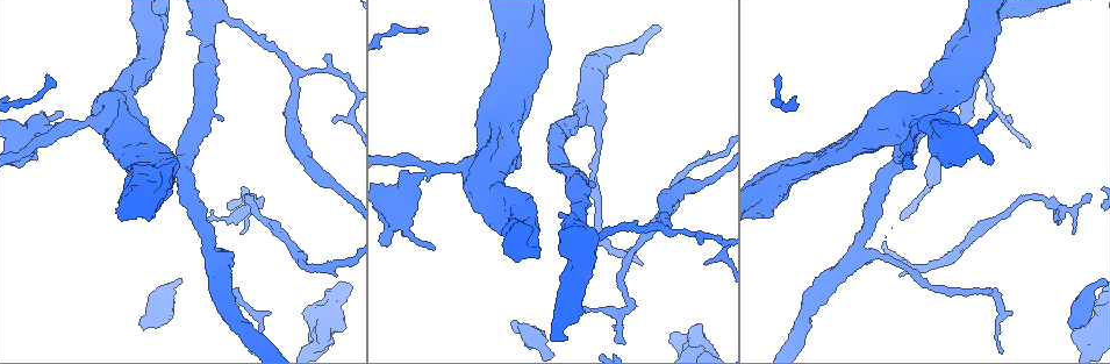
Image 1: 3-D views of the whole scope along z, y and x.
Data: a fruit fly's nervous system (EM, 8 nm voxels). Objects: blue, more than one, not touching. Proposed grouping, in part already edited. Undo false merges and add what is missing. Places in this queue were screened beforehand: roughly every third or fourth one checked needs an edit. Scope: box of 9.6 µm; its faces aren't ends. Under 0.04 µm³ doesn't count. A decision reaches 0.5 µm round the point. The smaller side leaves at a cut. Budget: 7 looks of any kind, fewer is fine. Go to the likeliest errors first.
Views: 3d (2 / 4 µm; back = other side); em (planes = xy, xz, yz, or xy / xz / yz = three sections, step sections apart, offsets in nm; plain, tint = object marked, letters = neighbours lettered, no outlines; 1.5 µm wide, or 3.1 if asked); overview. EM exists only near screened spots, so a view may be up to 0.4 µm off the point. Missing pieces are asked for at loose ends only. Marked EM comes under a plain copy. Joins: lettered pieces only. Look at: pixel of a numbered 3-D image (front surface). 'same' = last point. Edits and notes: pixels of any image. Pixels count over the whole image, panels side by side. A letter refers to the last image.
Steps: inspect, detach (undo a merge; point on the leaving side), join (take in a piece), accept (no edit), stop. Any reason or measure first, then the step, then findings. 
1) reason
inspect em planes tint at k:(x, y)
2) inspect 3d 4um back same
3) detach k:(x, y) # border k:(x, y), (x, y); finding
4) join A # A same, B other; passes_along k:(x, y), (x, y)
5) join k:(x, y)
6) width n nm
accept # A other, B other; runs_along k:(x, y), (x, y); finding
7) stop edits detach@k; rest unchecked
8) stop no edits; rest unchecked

free end
inspect em planes letters at 1:(139, 324)

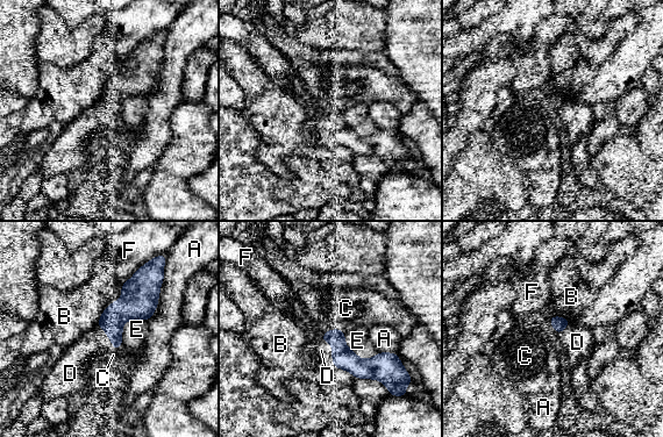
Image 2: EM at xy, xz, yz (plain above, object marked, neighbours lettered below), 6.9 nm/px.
join D # A other, B other, C other, D same, E other, F other; the neuron continues

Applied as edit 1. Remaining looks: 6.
redraw
inspect overview

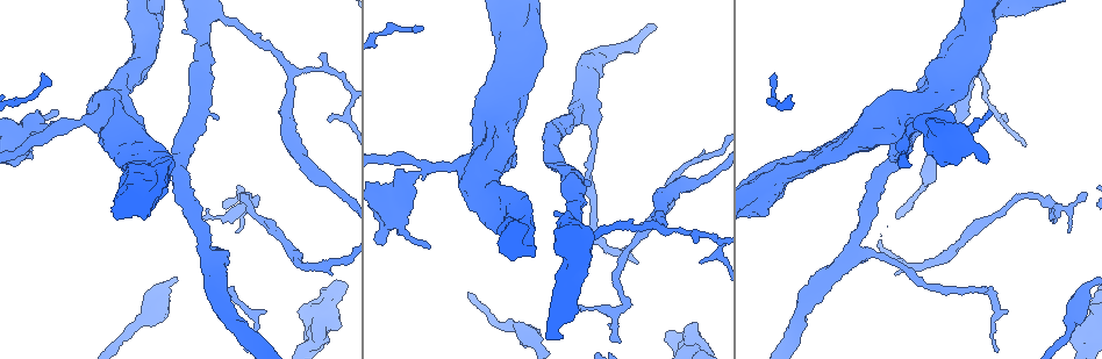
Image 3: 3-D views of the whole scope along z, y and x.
three arms meet
inspect em xz step 8 tint at 3:(428, 169)

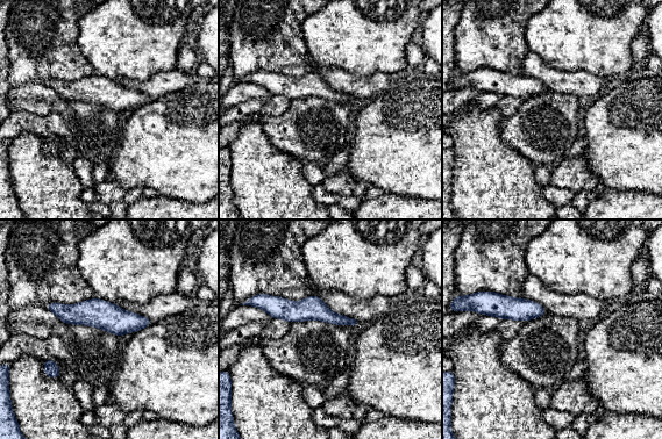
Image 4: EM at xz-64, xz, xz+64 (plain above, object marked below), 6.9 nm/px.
cut it another way
inspect em planes letters same

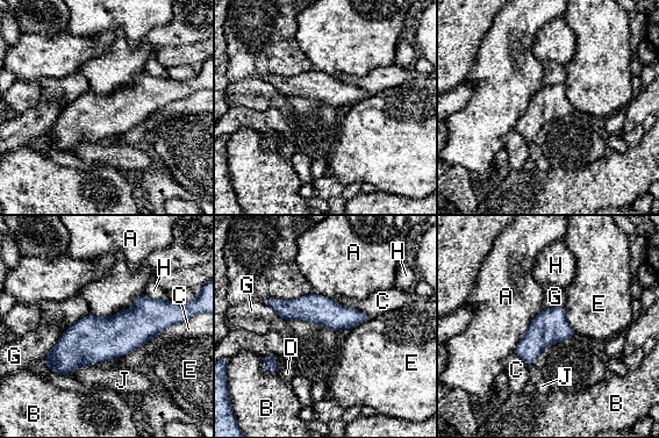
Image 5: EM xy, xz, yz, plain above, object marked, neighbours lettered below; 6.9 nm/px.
accept # A other, B other, C other, D other, E other, G other, H other, J other; continuous, no second neuron

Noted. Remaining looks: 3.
stops while still wide
inspect em planes tint at 3:(697, 323)

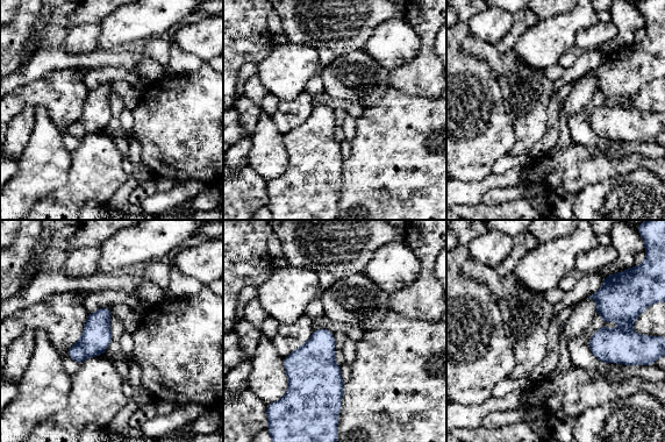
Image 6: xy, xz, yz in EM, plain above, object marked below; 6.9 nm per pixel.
inspect em planes letters same

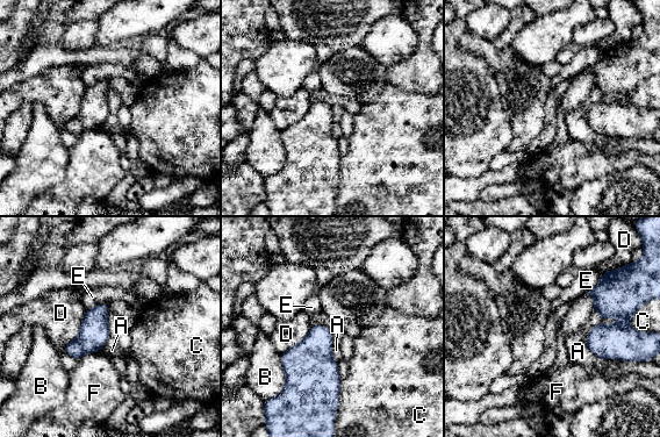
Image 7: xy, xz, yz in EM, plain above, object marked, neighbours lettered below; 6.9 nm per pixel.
longest_contact A 320 nm
accept # A other, B other, C other, D other, E other, F other; none of them fits

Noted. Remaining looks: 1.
stop edits join@2; rest unchecked

